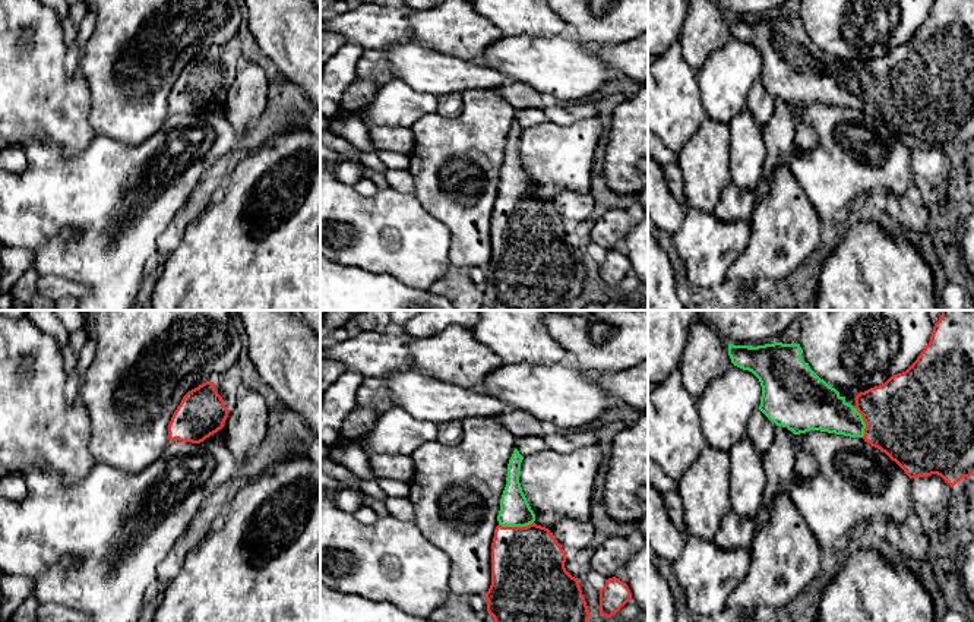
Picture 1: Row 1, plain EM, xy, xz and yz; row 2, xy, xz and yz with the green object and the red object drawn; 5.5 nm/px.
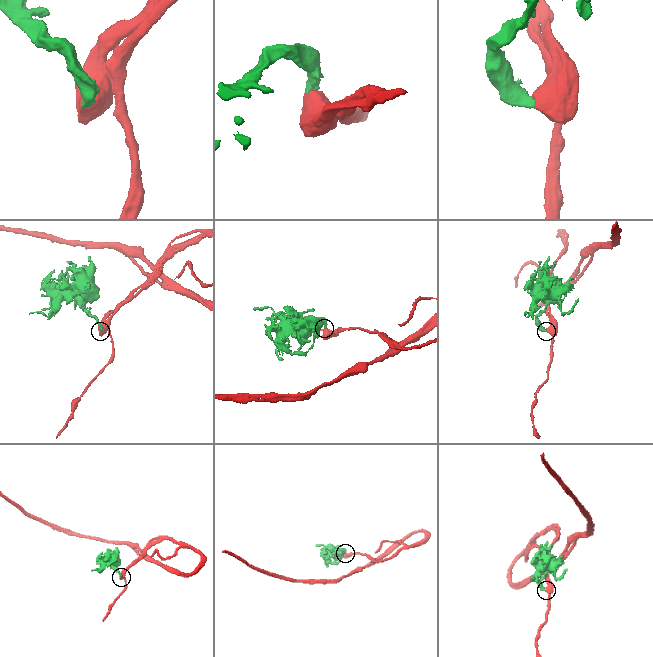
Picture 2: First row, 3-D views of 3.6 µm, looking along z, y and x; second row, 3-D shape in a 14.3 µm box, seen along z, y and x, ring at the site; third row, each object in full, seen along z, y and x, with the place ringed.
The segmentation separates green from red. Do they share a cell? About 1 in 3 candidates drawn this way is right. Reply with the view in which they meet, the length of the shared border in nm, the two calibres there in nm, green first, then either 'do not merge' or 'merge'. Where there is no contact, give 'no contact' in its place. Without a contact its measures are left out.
contact in xz; length 190 nm; calibres 170 and 400 nm; merge

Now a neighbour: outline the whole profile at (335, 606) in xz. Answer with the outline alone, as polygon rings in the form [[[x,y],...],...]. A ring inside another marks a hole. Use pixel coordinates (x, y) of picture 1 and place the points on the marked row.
[[[320,582],[320,622],[436,622],[412,616],[390,602],[339,593]]]

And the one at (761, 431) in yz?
[[[756,410],[749,420],[747,436],[755,449],[763,455],[775,438],[775,423],[772,423],[760,410]]]

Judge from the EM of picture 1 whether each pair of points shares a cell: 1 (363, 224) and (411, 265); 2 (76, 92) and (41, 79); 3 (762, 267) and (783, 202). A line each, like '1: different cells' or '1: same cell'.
1: same cell
2: same cell
3: same cell

